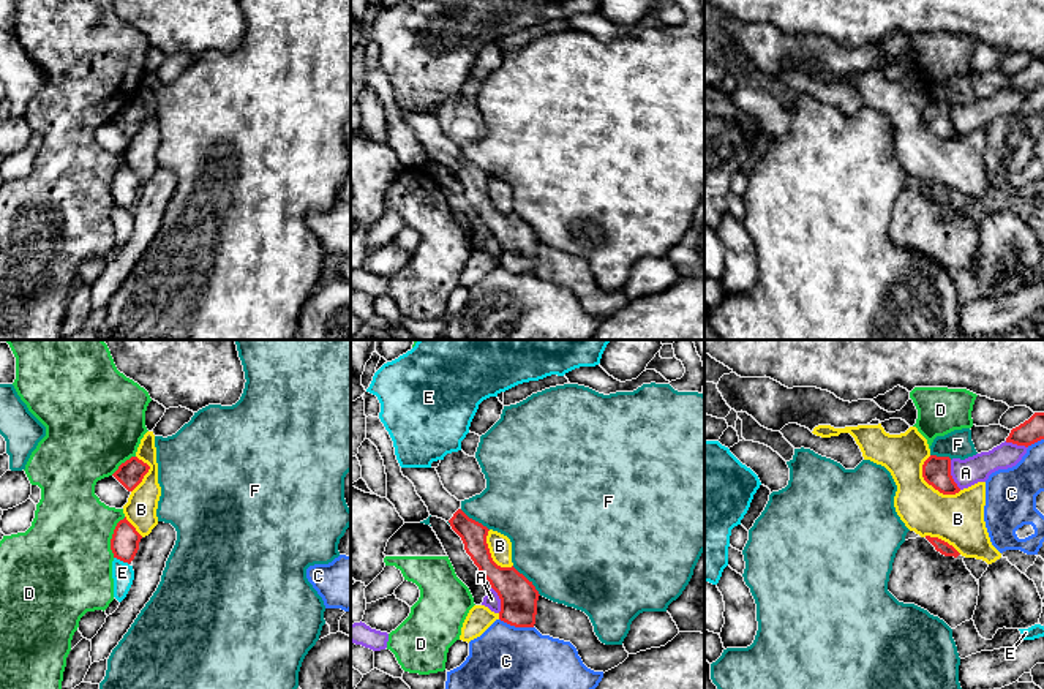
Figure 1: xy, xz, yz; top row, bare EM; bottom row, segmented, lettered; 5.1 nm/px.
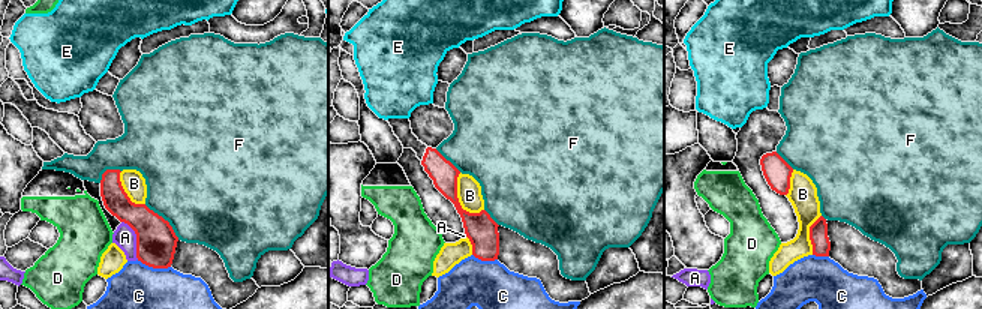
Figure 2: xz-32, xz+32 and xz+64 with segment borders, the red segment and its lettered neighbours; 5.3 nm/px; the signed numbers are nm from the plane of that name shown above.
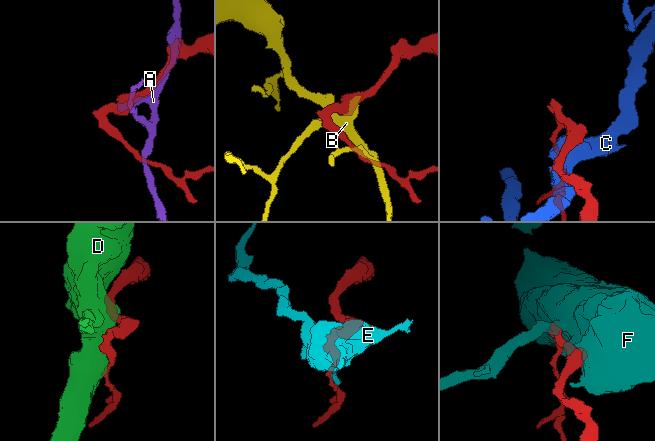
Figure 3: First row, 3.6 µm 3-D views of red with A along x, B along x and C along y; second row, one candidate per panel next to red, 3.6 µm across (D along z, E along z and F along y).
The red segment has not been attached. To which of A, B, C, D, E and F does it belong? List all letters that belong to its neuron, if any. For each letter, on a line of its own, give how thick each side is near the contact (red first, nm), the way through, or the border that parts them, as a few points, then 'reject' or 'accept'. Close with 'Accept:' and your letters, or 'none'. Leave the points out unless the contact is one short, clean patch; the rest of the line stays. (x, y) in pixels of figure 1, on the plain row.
A: 140 nm thick on the red side, 140 nm on the other; reject
B: 140 nm thick on the red side, 260 nm on the other; reject
C: 190 nm thick on the red side, 500 nm on the other; reject
D: 140 nm thick on the red side, 460 nm on the other; reject
E: 140 nm thick on the red side, 110 nm on the other; reject
F: 190 nm thick on the red side, 500 nm on the other; reject
Accept: none

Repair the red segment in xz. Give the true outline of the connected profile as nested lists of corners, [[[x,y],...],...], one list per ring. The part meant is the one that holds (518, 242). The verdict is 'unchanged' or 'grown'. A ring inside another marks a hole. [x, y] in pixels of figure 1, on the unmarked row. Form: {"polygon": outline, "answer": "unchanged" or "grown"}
{"polygon": [[[401,114],[401,119],[414,130],[430,161],[449,168],[461,183],[466,199],[501,245],[499,265],[515,273],[534,273],[540,240],[513,212],[501,213],[493,207],[486,190],[490,175],[461,156],[461,147],[444,134],[436,114]]], "answer": "grown"}

